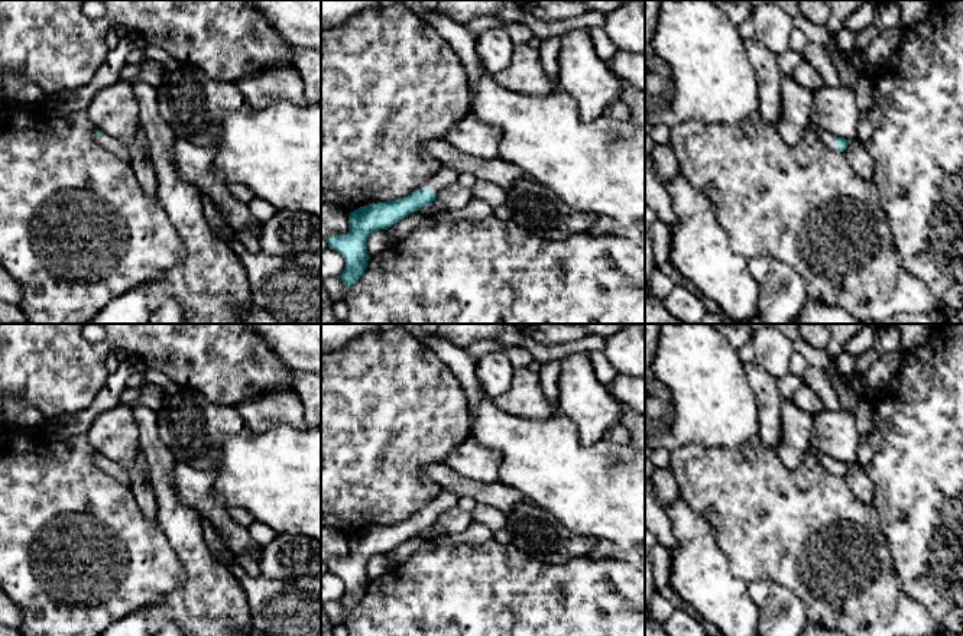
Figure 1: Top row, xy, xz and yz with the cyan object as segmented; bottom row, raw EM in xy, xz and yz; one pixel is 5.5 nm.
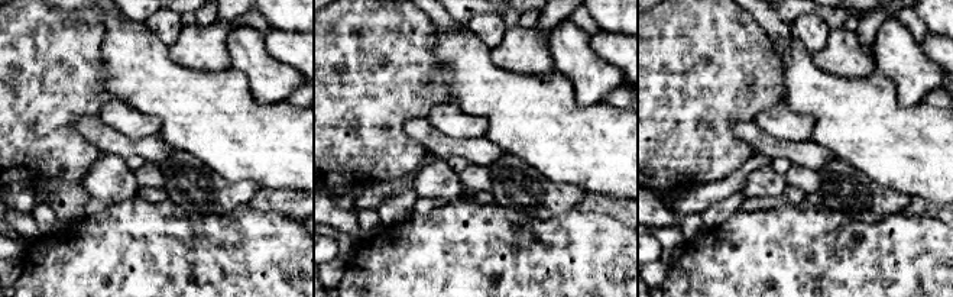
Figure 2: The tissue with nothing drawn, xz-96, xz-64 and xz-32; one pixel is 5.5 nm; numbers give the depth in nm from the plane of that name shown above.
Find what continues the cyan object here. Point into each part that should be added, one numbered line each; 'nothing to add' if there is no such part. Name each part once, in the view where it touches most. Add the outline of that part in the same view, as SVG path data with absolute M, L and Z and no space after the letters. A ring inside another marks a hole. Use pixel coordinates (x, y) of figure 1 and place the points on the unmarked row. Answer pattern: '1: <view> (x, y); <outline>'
1: xz (444, 500); M445 490L431 500L427 506L424 506L419 513L429 513L432 517L438 517L444 510L450 507L455 507L458 503L458 496Z

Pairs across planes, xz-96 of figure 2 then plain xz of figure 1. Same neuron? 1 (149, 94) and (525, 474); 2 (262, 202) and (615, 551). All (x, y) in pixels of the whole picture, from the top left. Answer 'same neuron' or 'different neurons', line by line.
1: same neuron
2: same neuron

